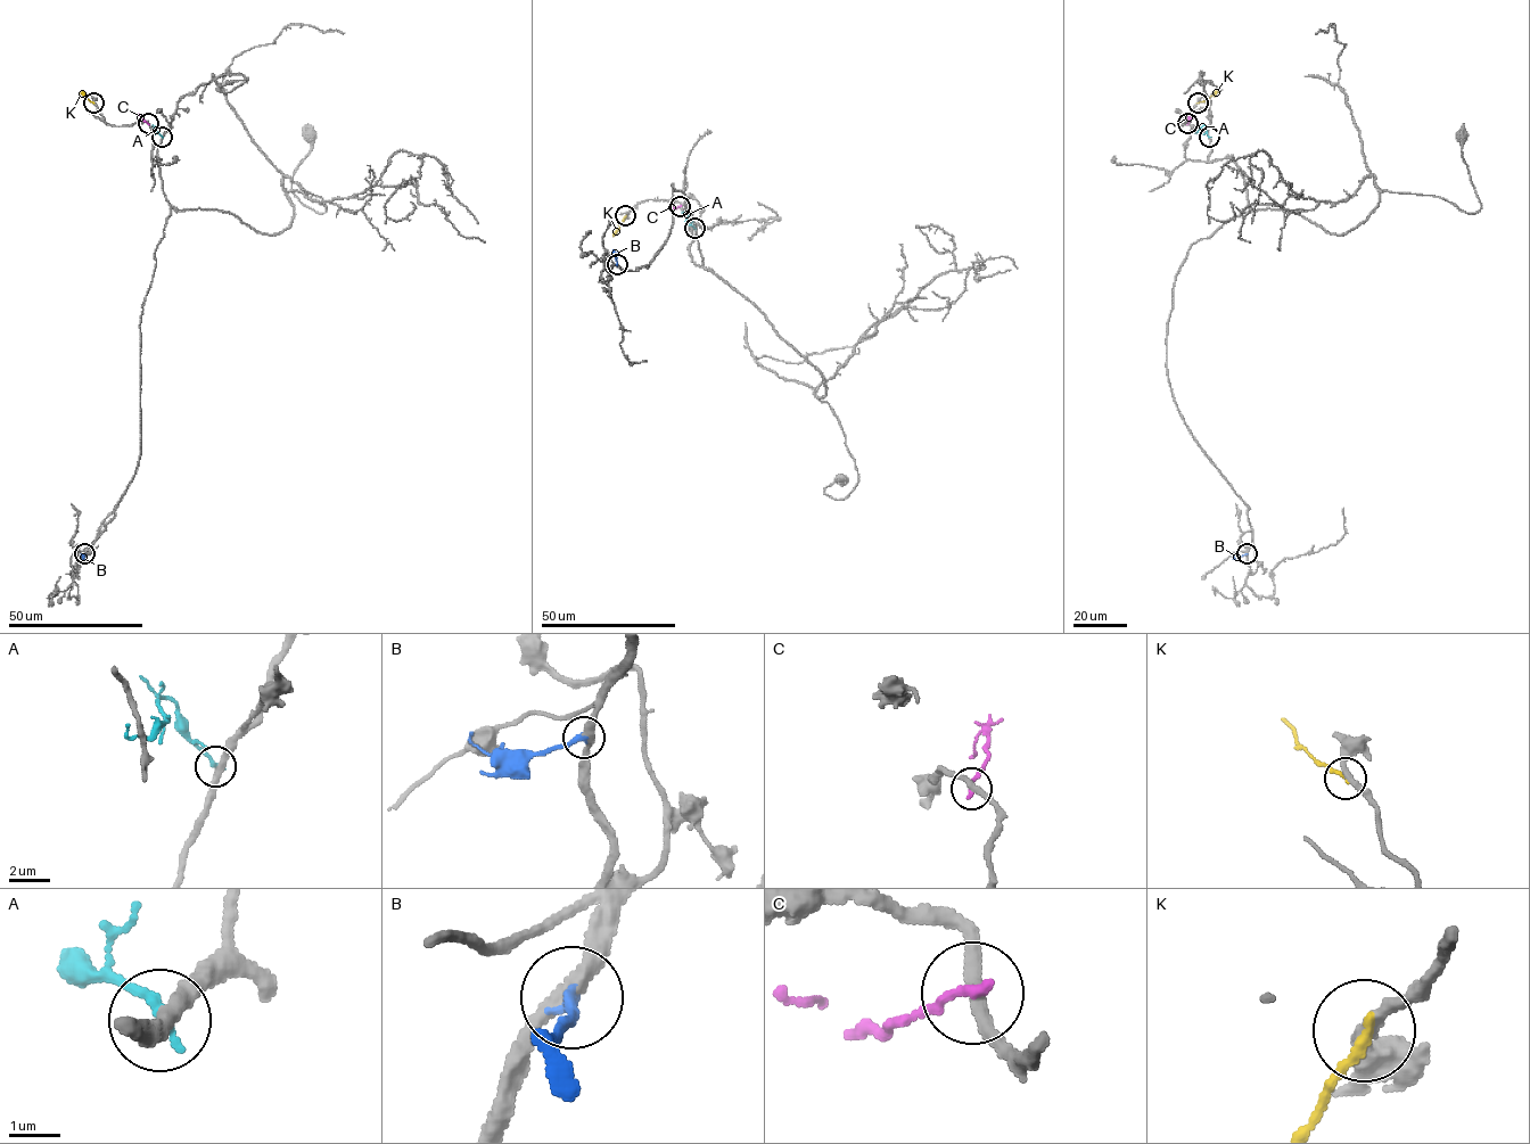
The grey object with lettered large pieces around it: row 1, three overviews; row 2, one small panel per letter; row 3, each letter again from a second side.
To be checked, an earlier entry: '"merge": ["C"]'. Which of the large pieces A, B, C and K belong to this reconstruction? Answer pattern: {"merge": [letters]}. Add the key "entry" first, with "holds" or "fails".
{"entry": "fails", "merge": ["B"]}

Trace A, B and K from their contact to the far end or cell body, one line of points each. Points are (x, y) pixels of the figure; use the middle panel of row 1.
A: (694, 228), (683, 211)
B: (616, 264), (613, 249)
K: (625, 216), (614, 236)

